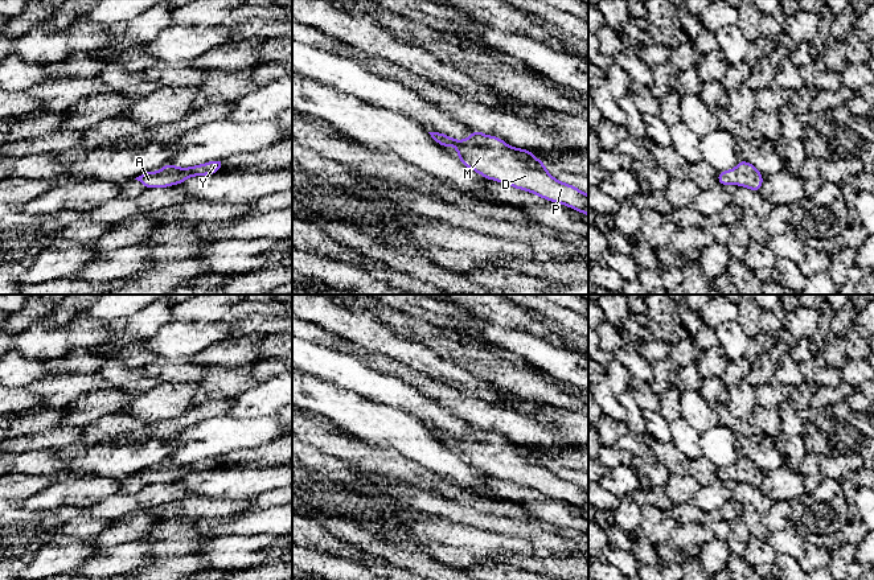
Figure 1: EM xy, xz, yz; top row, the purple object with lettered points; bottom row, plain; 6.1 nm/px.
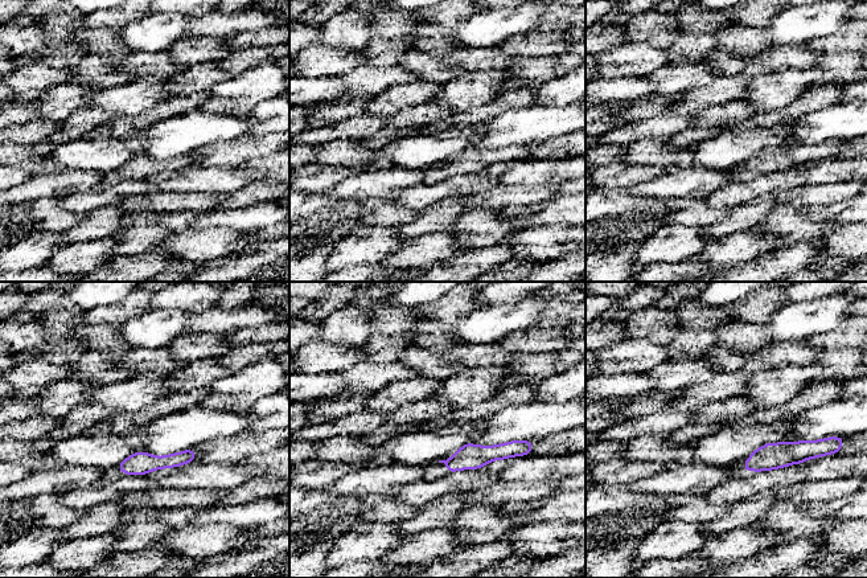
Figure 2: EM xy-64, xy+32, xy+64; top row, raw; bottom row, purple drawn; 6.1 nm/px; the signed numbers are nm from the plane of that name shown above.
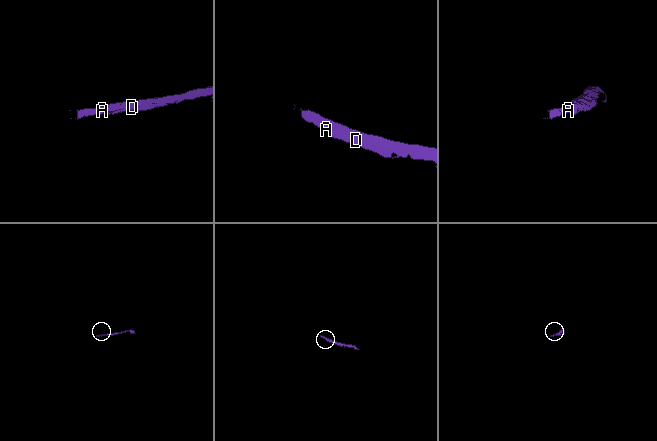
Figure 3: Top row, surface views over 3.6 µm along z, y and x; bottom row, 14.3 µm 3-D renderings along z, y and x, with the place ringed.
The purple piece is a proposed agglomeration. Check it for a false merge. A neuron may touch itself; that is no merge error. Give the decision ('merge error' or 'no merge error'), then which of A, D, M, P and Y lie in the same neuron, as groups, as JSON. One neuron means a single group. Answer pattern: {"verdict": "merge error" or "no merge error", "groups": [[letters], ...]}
{"verdict": "no merge error", "groups": [["A", "D", "M", "P", "Y"]]}

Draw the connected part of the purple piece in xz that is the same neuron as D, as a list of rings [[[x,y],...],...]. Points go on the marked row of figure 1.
[[[476,129],[461,141],[439,132],[428,133],[440,145],[456,147],[459,160],[485,178],[532,192],[588,215],[588,196],[557,181],[532,152],[506,145],[504,140]]]

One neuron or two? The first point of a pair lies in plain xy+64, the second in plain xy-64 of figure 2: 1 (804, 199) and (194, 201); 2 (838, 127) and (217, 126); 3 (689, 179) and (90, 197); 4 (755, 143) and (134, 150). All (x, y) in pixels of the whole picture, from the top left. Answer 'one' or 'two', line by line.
1: one
2: one
3: two
4: one

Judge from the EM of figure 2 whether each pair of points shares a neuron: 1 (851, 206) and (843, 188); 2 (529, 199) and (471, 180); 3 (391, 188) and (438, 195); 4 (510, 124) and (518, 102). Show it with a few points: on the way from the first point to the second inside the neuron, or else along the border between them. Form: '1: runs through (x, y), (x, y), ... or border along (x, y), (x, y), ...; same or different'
1: border along (853, 196), (841, 203); different
2: border along (498, 183), (461, 197); different
3: border along (423, 183), (405, 188), (390, 200); different
4: border along (530, 105), (510, 107), (489, 119); different

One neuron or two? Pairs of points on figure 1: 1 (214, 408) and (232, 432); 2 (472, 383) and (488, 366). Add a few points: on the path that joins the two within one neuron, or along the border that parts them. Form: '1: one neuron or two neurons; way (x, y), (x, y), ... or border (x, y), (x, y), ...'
1: two neurons; border (226, 415), (201, 419), (191, 427)
2: two neurons; border (451, 362), (507, 390)

